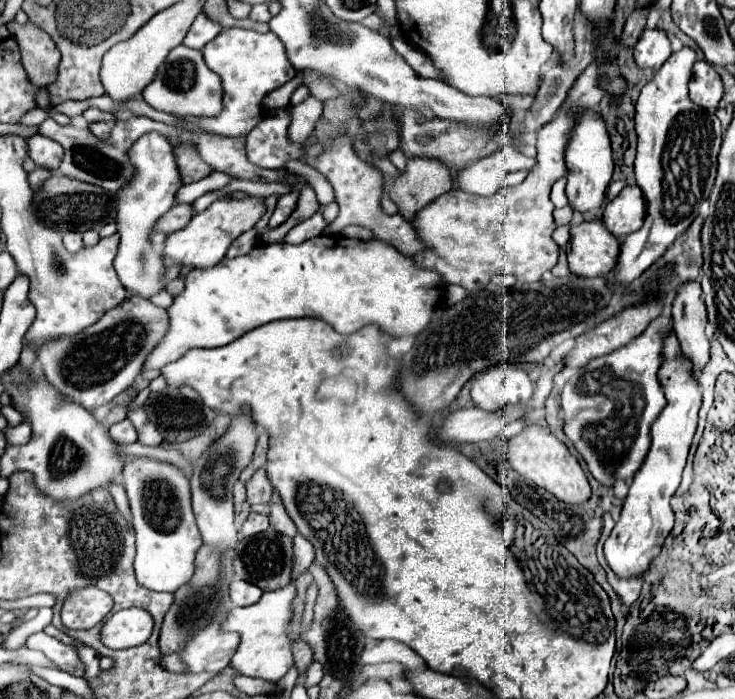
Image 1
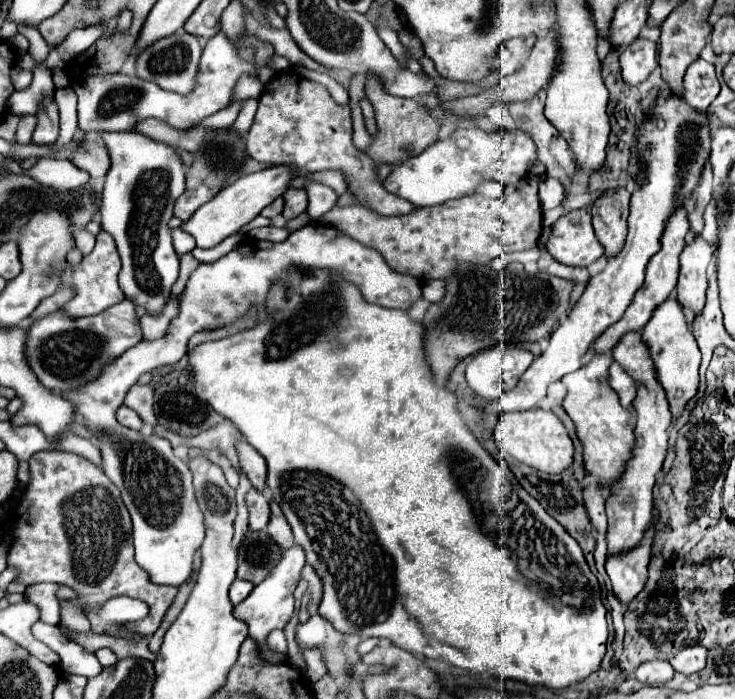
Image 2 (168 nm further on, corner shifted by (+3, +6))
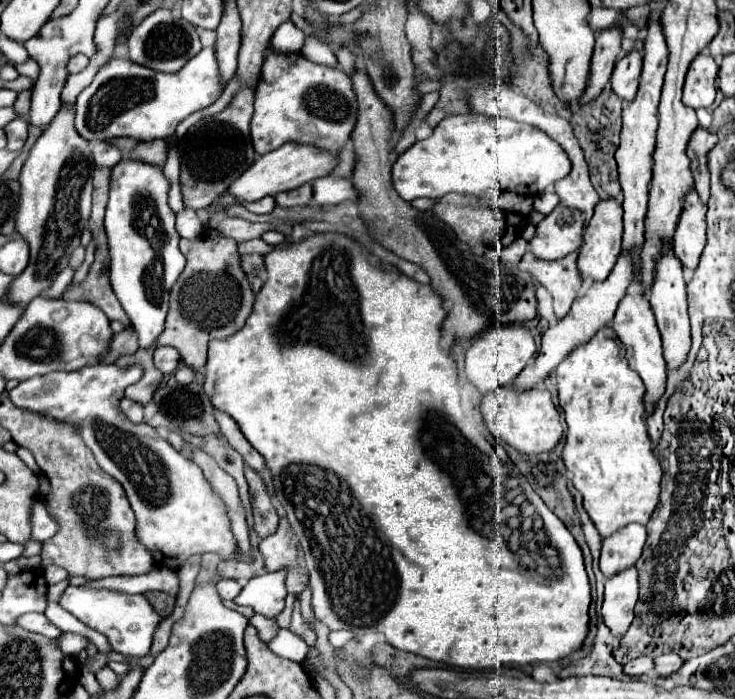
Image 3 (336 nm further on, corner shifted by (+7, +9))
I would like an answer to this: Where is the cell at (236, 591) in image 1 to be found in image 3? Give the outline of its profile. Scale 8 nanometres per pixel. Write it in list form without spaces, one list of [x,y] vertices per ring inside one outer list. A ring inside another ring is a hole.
[[[223,578],[223,580],[217,584],[217,590],[219,590],[219,596],[221,596],[223,600],[233,600],[233,598],[243,590],[243,582]]]

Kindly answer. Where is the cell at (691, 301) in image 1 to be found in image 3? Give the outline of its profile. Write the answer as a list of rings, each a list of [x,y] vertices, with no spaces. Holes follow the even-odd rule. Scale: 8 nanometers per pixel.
[[[691,190],[683,204],[683,214],[677,224],[677,232],[673,236],[673,250],[679,262],[683,262],[685,270],[695,270],[699,264],[701,252],[705,248],[707,238],[707,222],[705,222],[707,208],[699,202],[695,190]]]

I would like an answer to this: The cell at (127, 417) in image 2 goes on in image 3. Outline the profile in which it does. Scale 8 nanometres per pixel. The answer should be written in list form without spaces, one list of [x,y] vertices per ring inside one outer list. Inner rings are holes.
[[[127,398],[121,400],[121,410],[131,422],[143,422],[143,406],[137,402],[131,402]]]

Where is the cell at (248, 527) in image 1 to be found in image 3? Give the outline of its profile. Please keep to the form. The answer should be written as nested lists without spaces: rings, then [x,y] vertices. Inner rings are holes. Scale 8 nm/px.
[[[249,466],[245,468],[245,478],[249,482],[249,494],[251,494],[251,506],[253,506],[253,530],[261,536],[269,536],[275,532],[279,522],[279,516],[271,506],[271,496],[267,494],[259,474]]]

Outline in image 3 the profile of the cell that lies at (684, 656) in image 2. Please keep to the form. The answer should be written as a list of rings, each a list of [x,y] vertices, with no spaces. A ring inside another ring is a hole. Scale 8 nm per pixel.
[[[663,654],[655,658],[655,670],[661,676],[671,676],[675,674],[675,670],[679,670],[679,666],[683,666],[683,658],[677,654]]]

